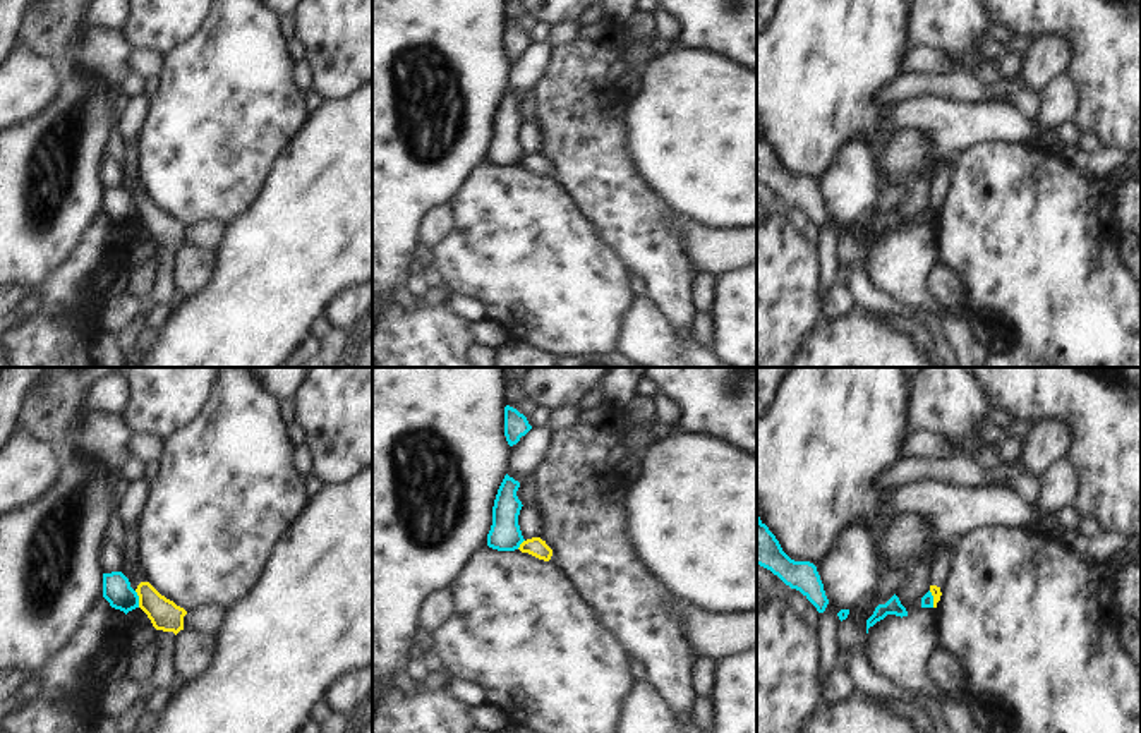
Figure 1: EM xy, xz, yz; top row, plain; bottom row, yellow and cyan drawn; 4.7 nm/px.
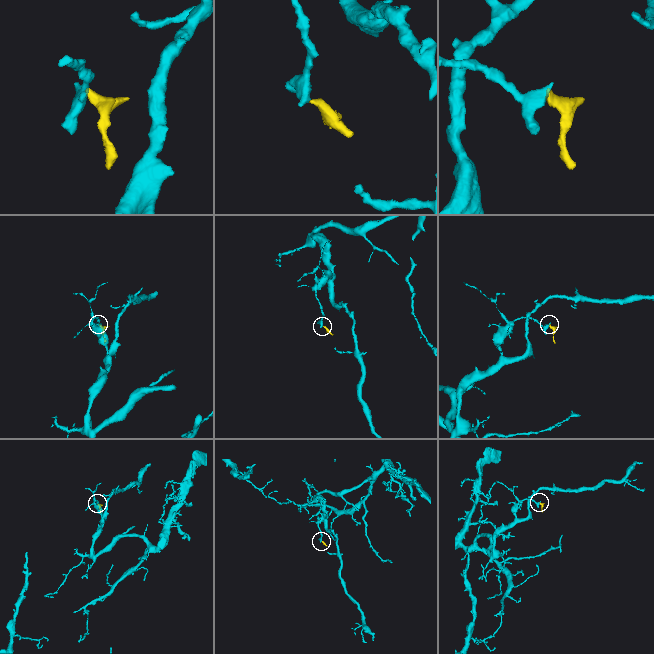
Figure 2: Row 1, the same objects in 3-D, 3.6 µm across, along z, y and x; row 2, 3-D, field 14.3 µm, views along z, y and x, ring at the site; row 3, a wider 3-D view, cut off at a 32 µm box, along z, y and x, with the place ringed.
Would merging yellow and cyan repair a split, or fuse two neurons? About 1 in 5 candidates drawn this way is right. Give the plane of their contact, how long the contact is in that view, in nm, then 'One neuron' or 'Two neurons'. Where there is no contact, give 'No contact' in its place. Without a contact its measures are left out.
Touches yellow in xy. Shared border 80 nm. Two neurons

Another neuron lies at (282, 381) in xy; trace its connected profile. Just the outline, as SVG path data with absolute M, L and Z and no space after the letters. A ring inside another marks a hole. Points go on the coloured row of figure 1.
M249 367L249 371L281 403L295 395L309 367Z

